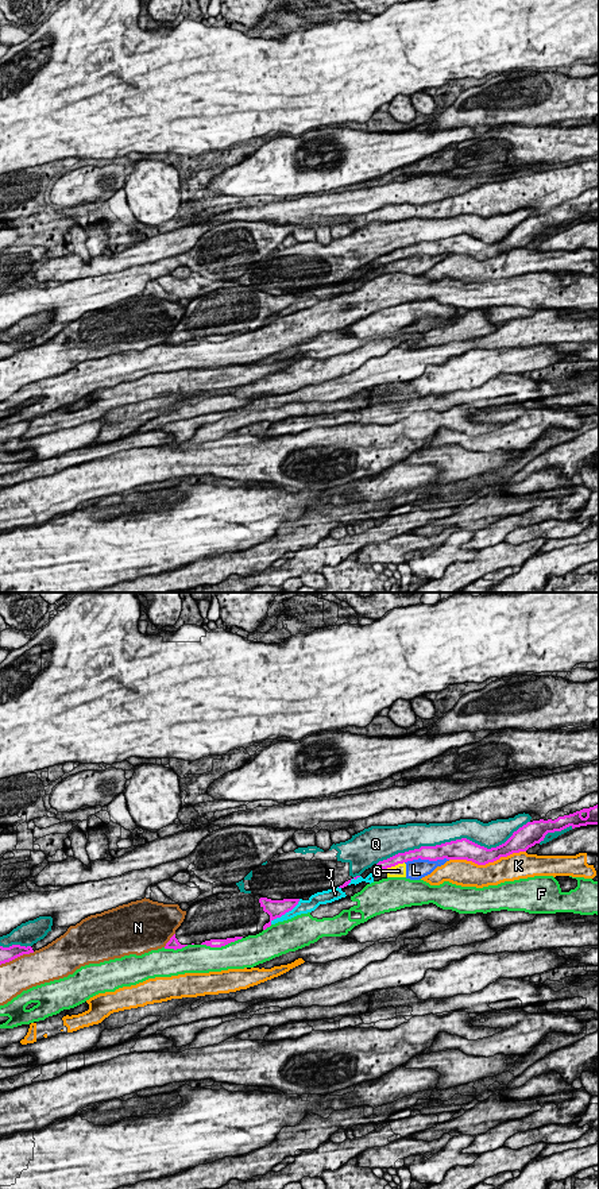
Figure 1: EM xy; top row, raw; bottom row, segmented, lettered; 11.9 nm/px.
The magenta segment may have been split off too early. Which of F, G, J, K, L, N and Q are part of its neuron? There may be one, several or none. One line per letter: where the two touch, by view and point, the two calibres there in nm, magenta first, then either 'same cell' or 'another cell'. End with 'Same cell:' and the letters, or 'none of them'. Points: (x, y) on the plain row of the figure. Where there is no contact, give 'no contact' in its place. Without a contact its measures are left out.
F: xy (221, 340) | 100/340 nm | another cell
G: xy (393, 261) | 130/160 nm | another cell
J: xy (285, 308) | 220/160 nm | another cell
K: xy (487, 258) | 220/280 nm | another cell
L: xy (426, 254) | 190/240 nm | another cell
N: xy (16, 352) | 170/400 nm | another cell
Q: xy (452, 236) | 260/260 nm | another cell
Same cell: none of them

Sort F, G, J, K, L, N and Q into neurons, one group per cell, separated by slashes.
F / G J L / K / N / Q

